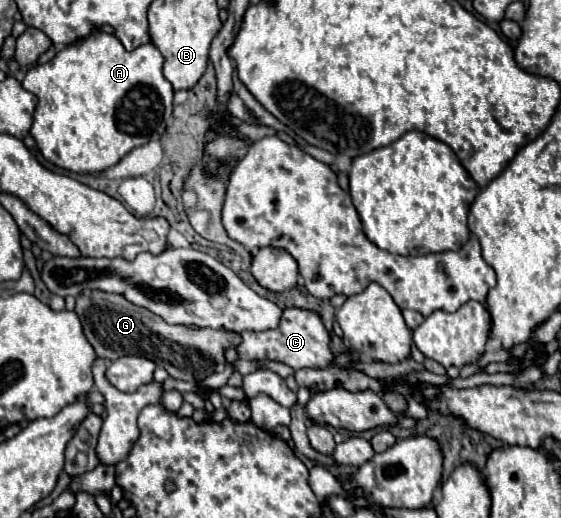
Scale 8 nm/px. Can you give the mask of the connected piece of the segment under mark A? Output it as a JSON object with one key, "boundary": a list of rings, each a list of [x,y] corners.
{"boundary":[[[95,29],[93,35],[67,45],[49,63],[31,67],[21,85],[37,97],[31,135],[43,157],[67,171],[95,173],[117,165],[131,149],[159,139],[167,127],[167,115],[173,113],[173,87],[163,77],[163,63],[165,59],[153,43],[127,51],[115,35]]]}

